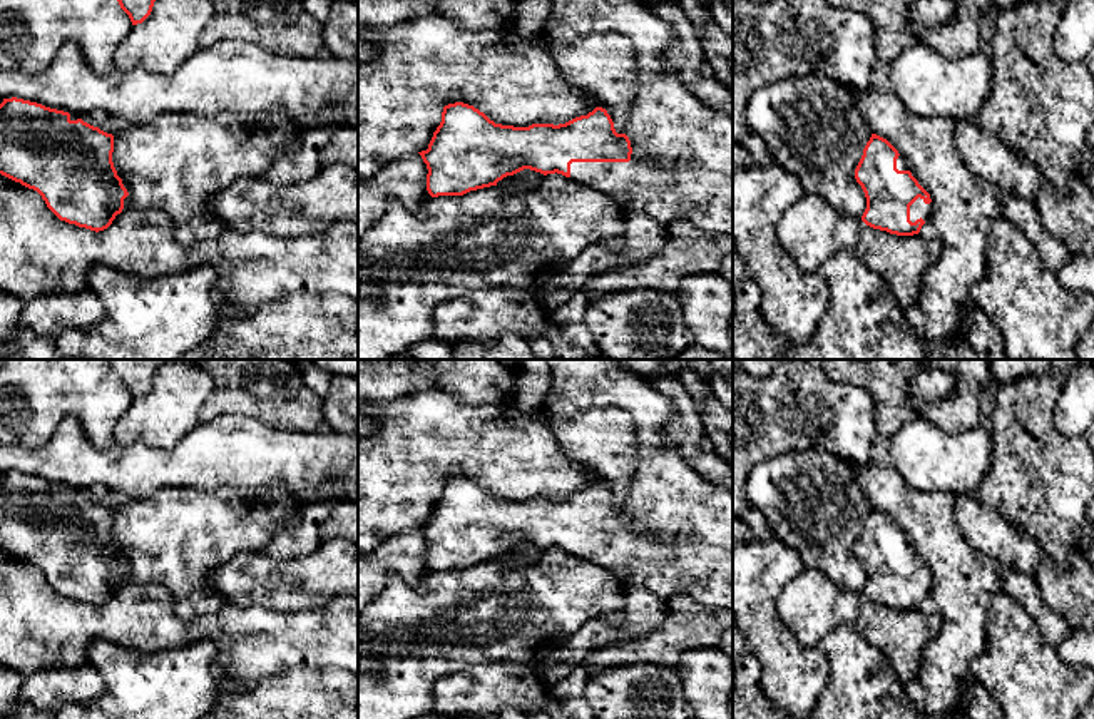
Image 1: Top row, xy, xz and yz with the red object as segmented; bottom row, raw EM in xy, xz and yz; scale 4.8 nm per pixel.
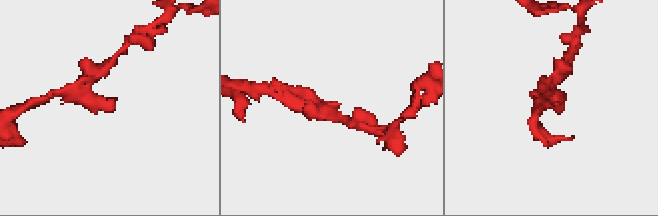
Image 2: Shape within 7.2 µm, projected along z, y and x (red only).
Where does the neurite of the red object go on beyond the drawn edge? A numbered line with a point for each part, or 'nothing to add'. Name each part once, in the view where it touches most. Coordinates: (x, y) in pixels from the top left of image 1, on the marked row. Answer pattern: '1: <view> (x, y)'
1: xz (681, 166)

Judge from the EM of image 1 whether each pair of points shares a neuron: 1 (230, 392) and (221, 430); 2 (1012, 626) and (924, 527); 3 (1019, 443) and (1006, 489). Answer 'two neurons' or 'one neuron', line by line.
1: two neurons
2: two neurons
3: one neuron

